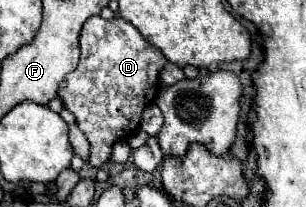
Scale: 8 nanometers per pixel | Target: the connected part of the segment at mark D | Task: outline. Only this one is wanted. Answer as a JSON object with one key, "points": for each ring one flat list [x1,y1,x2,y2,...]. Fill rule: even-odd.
{"points":[[92,16,80,32,80,64,66,76,58,98,76,116,80,130,90,142,90,164,100,168,108,162,112,146,128,140,138,130,142,112,154,102,158,92,158,74,168,62,160,48,152,46,126,20]]}

